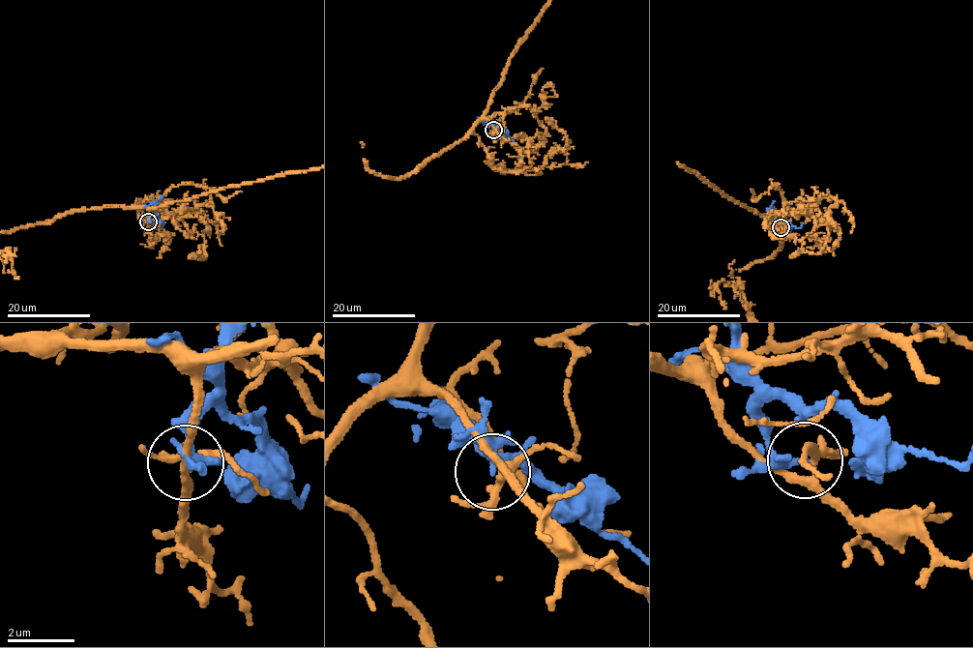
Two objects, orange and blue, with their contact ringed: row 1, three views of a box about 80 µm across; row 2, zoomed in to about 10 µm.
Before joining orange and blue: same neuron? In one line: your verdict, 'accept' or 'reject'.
reject

